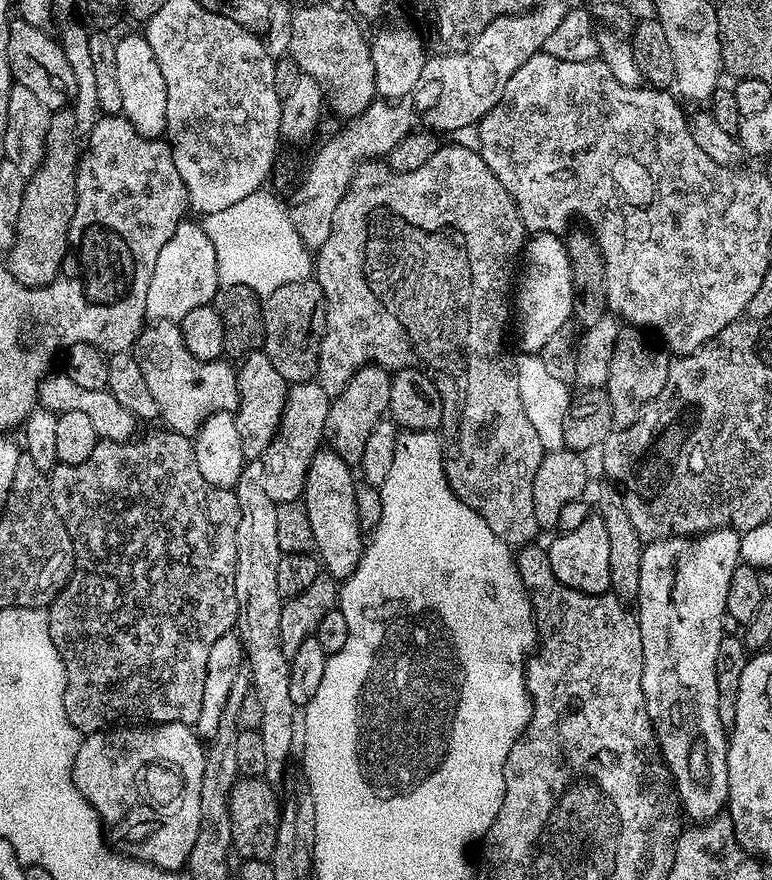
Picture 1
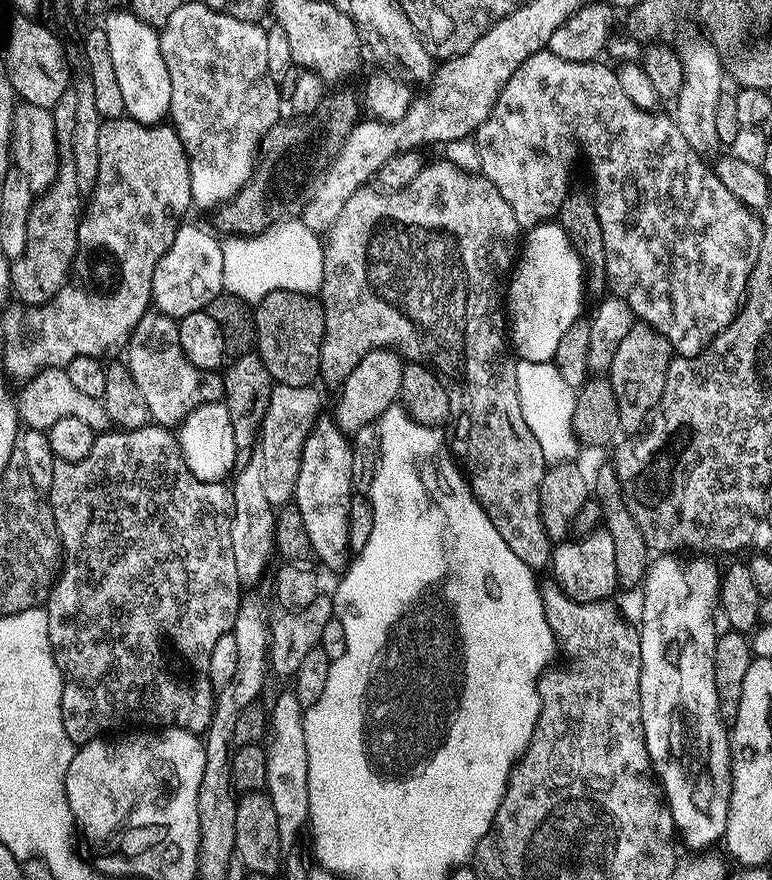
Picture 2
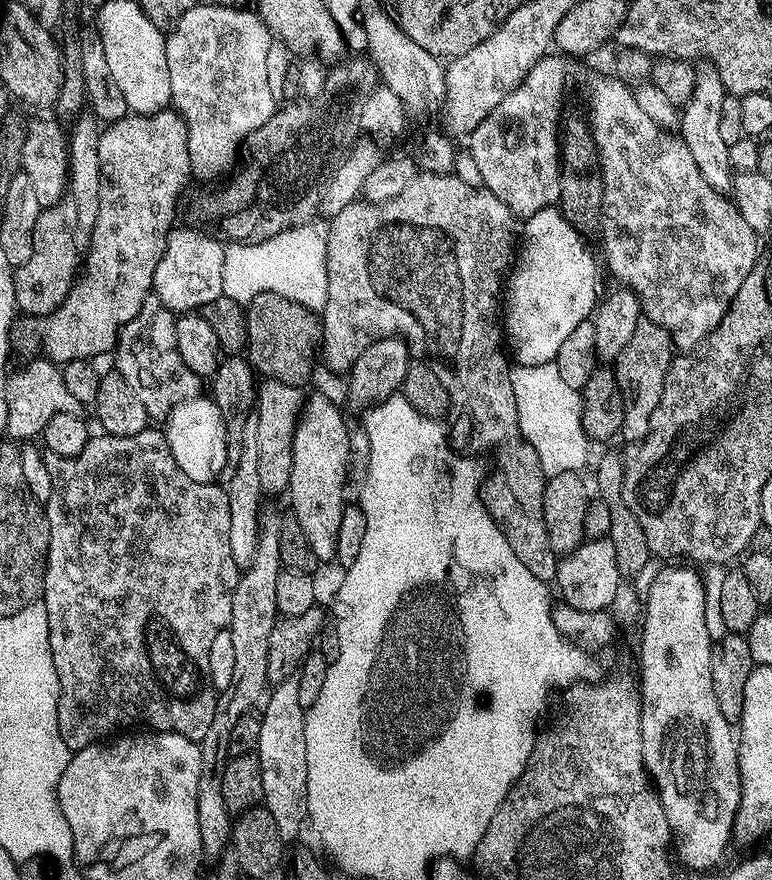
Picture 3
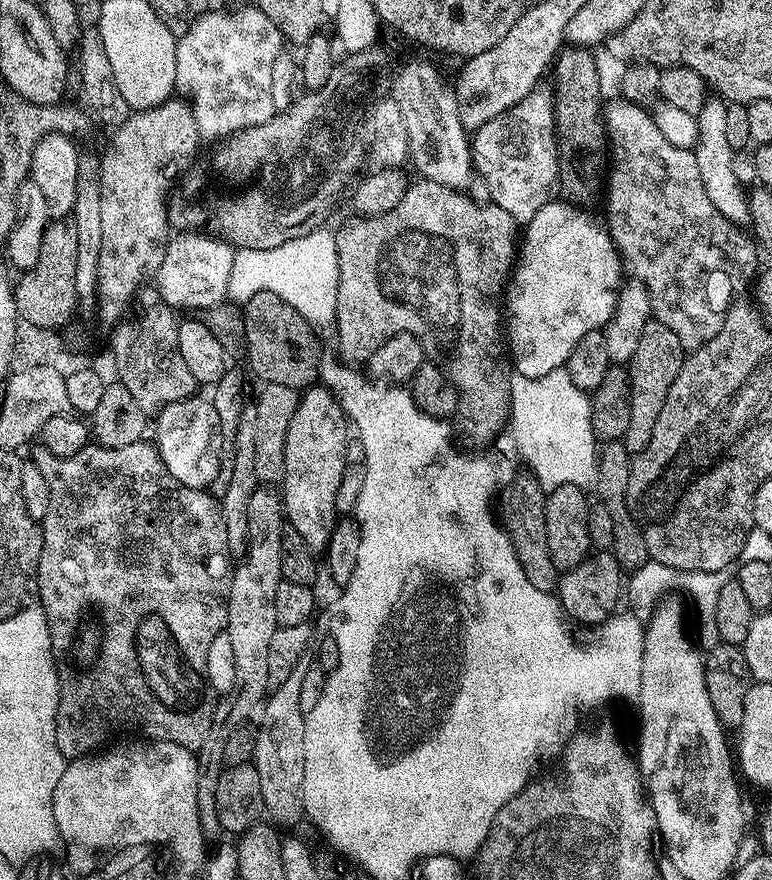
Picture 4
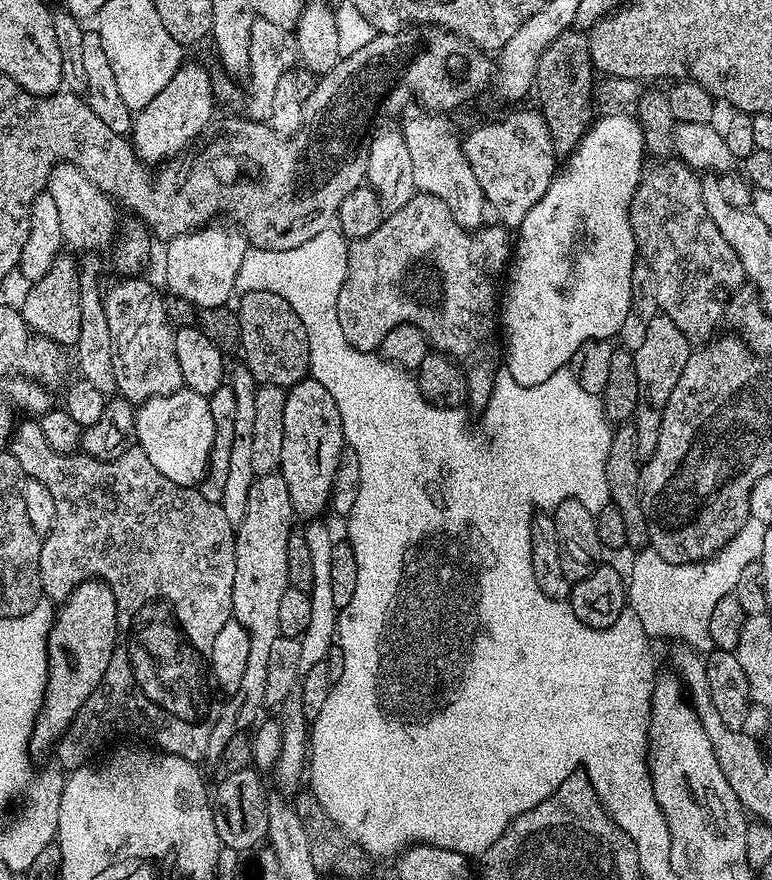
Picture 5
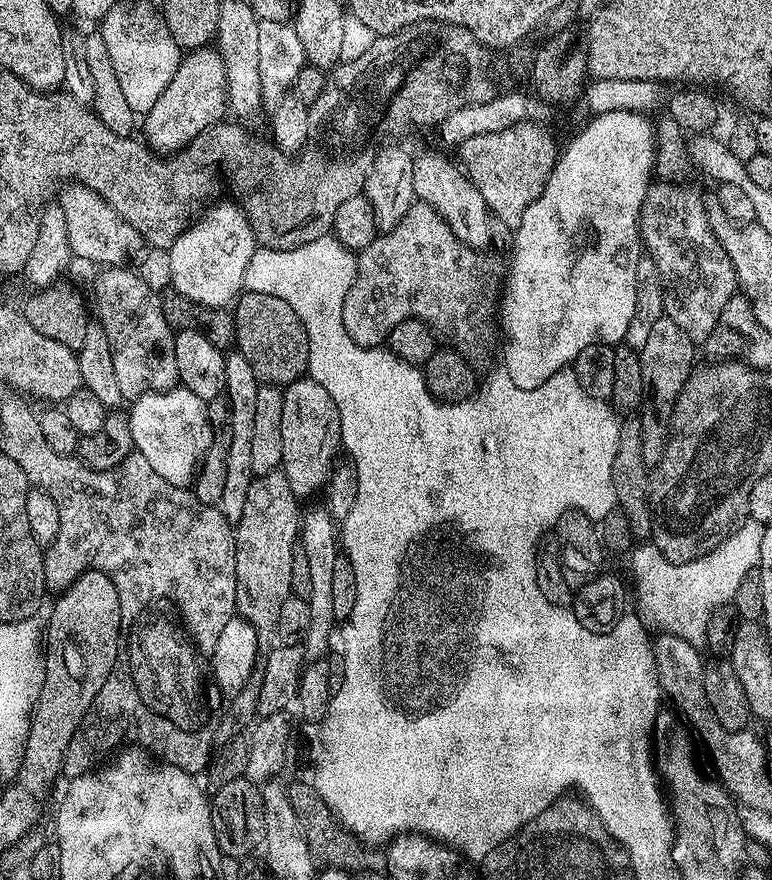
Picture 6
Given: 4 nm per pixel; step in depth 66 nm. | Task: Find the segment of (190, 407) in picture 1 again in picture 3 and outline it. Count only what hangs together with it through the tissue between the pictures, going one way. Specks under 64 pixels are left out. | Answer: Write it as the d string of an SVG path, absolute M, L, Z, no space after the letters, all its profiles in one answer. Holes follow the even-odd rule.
M146 306L125 326L114 349L114 368L122 378L131 380L149 417L167 418L173 408L201 395L202 378L194 374L194 370L182 362L182 354L178 354L176 316L168 308L155 307Z

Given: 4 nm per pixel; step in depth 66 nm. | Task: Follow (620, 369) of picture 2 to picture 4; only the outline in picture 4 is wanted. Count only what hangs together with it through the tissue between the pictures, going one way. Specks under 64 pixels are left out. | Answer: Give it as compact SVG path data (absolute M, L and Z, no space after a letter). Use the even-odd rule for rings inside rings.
M655 318L646 322L646 327L642 330L642 338L638 338L638 350L634 350L631 360L626 367L633 374L633 418L632 427L627 430L623 439L626 450L630 448L644 448L648 443L648 435L655 423L656 413L658 413L660 404L665 402L668 384L672 381L677 369L684 365L686 353L682 342L678 342L678 334L670 330L662 322Z

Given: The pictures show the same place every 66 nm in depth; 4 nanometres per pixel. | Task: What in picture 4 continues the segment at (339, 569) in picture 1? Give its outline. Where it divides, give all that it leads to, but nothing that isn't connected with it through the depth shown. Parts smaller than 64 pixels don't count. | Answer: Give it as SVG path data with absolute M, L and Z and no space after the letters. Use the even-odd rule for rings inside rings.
M323 386L303 389L300 392L300 401L294 410L294 416L290 418L290 430L286 430L282 499L287 523L294 530L298 530L298 534L302 534L302 542L306 542L306 546L314 554L323 553L324 549L328 547L332 527L336 525L338 519L335 498L338 495L338 486L341 485L342 481L349 439L350 421L344 415L340 401L332 395L332 389Z

